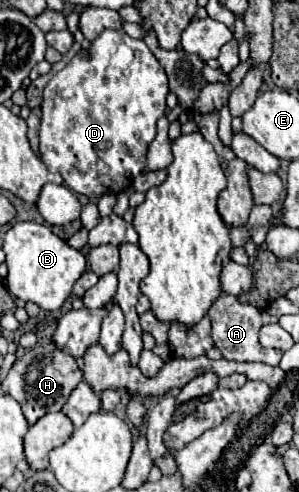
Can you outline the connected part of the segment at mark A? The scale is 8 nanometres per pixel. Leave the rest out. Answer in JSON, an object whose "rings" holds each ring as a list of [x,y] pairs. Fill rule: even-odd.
{"rings":[[[223,294],[219,296],[219,300],[211,306],[209,310],[209,316],[211,316],[211,324],[213,324],[213,340],[215,340],[215,346],[223,352],[223,356],[227,360],[237,360],[237,362],[265,362],[271,366],[279,365],[283,352],[277,349],[266,349],[259,344],[259,338],[257,338],[257,332],[263,324],[267,322],[277,321],[277,317],[271,316],[265,312],[265,310],[259,310],[251,304],[241,304],[235,296],[229,296],[229,294]]]}

